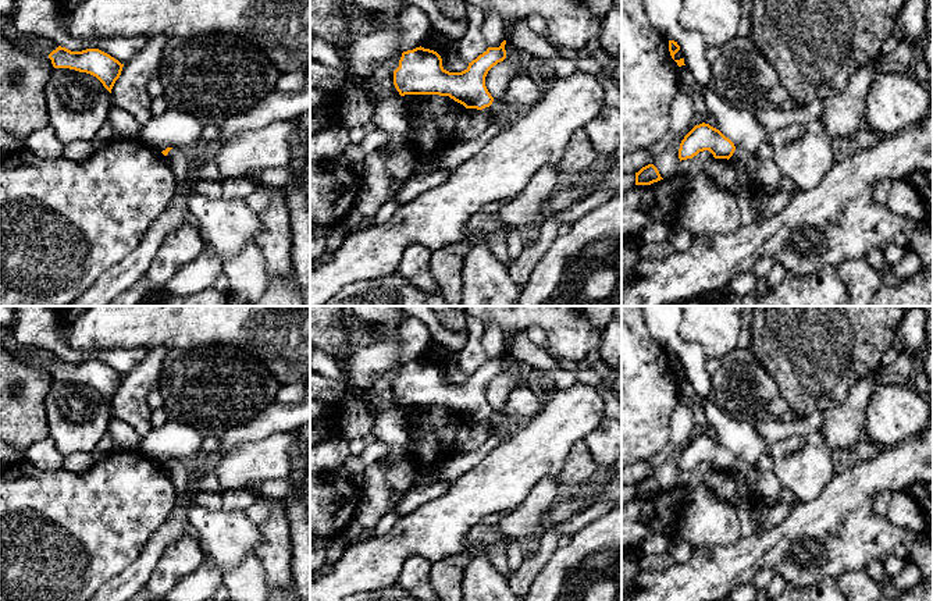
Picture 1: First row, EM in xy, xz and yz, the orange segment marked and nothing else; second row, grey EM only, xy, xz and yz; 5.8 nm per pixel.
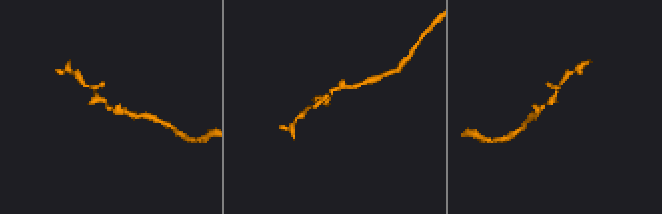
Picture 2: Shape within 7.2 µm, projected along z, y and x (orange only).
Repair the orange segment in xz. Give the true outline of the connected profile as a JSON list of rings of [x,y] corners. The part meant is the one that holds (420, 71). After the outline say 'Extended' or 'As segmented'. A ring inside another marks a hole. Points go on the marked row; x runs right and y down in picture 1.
[[[506,40],[499,47],[488,47],[462,72],[449,72],[442,67],[441,56],[430,49],[416,47],[402,53],[394,71],[394,85],[400,96],[449,96],[466,109],[489,107],[494,97],[485,86],[488,71],[506,58]]]. As segmented

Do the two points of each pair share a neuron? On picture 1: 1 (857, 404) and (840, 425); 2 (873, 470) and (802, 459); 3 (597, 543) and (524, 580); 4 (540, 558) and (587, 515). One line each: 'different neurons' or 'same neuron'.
1: same neuron
2: different neurons
3: different neurons
4: same neuron

